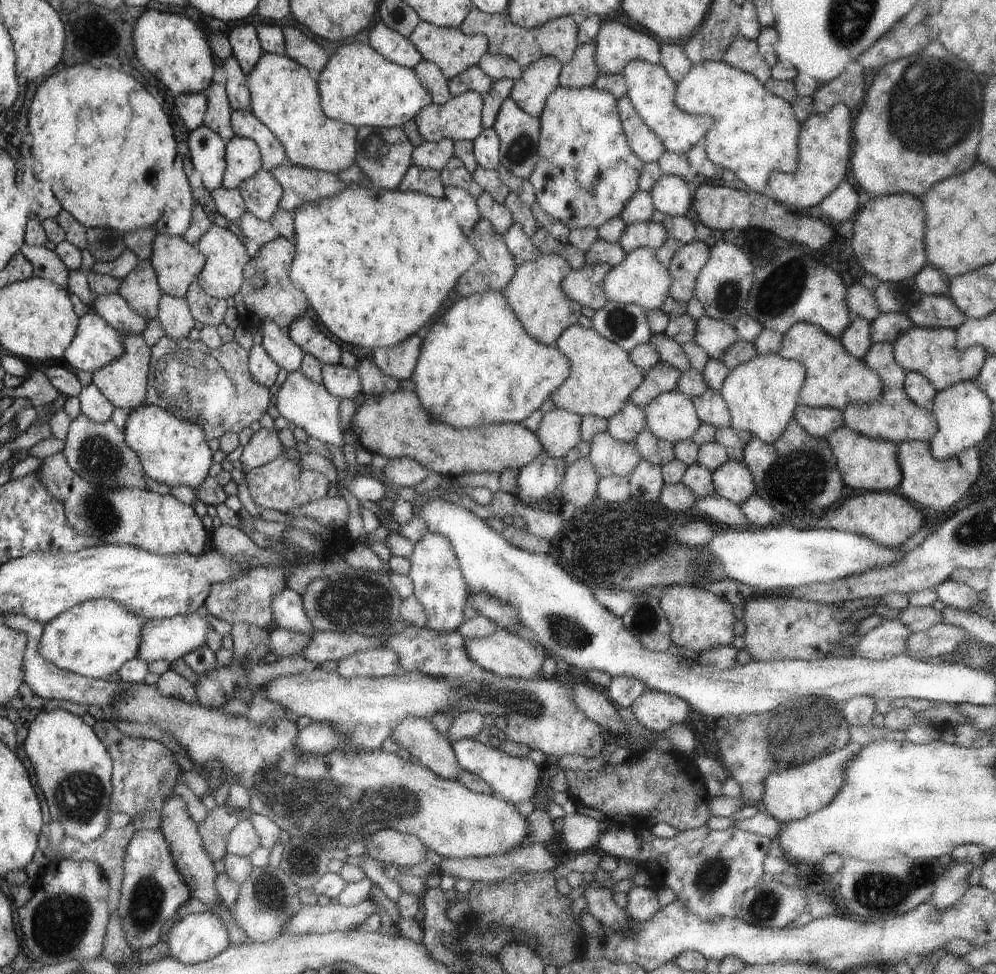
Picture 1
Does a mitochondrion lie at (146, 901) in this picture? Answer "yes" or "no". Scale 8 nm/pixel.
yes

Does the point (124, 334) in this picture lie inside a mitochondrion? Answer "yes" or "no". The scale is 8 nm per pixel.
no

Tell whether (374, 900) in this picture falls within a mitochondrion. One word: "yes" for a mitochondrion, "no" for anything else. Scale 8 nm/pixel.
no

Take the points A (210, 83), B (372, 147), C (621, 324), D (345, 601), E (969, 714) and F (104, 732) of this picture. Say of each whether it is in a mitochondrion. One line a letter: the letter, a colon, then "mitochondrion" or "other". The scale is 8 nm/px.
A: other
B: mitochondrion
C: mitochondrion
D: mitochondrion
E: other
F: other

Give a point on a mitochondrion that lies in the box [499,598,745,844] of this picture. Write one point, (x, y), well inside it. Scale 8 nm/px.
(571, 633)

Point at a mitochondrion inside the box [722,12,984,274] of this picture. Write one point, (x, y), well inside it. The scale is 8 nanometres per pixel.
(938, 128)

